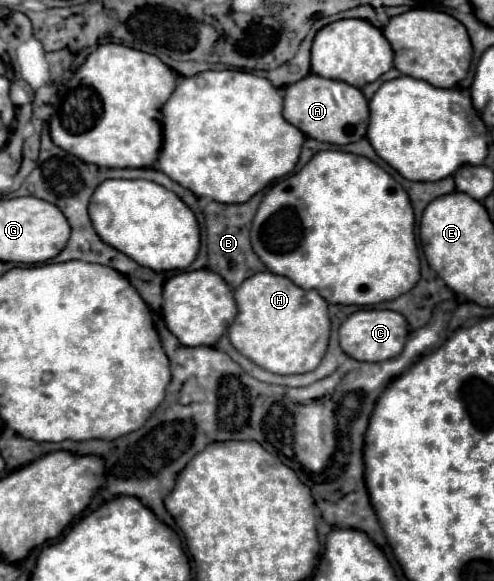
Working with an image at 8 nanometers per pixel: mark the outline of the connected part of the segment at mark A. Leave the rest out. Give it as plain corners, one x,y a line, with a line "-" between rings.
310,73
284,89
284,119
312,139
332,145
348,145
366,135
368,101
358,87

